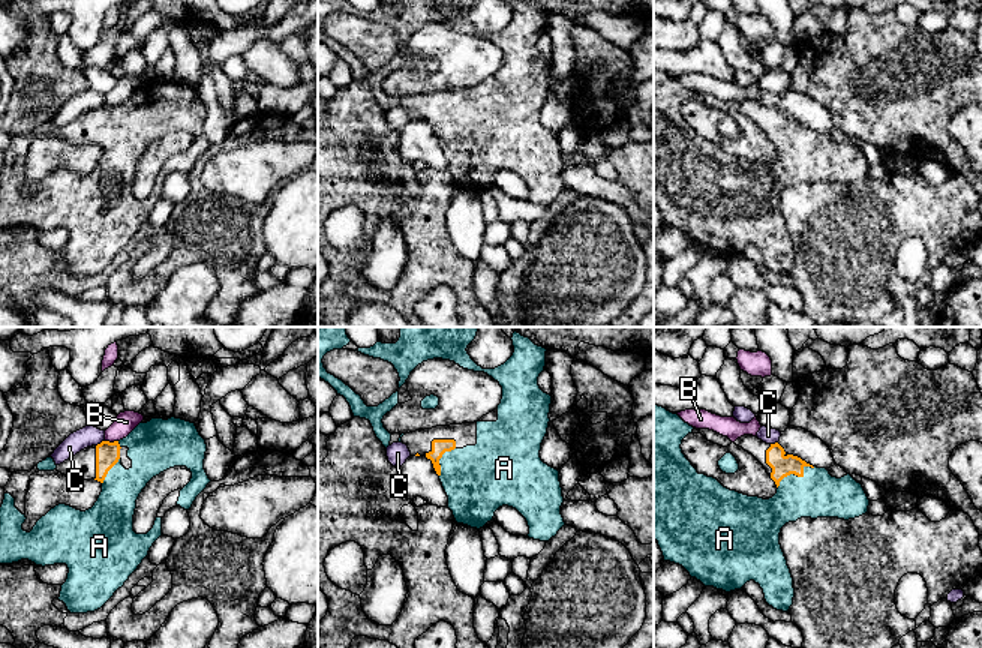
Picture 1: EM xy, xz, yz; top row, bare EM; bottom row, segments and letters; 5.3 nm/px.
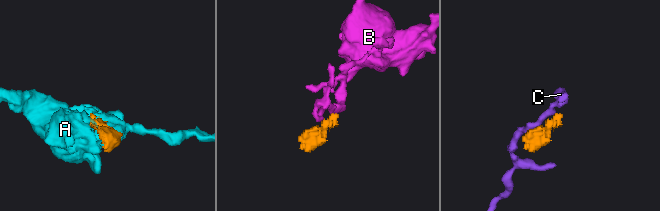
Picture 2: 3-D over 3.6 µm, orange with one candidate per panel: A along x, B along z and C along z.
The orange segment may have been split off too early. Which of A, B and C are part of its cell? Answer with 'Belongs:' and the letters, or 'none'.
Belongs: A

